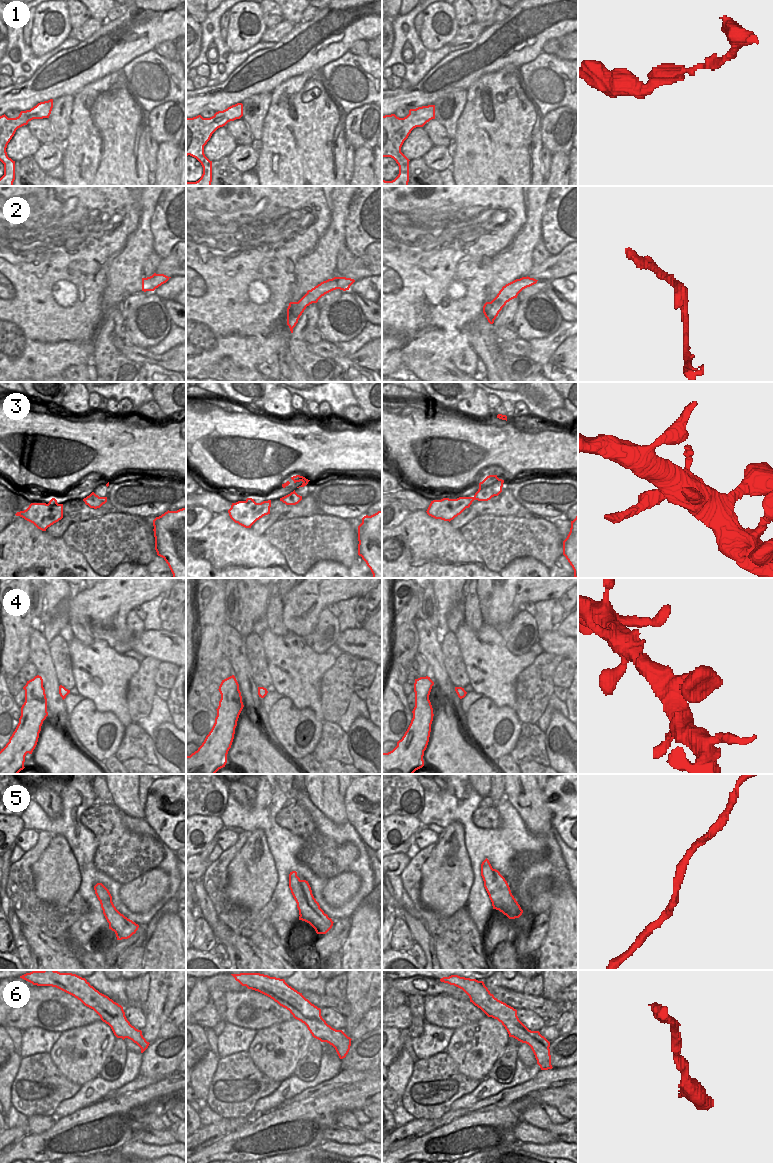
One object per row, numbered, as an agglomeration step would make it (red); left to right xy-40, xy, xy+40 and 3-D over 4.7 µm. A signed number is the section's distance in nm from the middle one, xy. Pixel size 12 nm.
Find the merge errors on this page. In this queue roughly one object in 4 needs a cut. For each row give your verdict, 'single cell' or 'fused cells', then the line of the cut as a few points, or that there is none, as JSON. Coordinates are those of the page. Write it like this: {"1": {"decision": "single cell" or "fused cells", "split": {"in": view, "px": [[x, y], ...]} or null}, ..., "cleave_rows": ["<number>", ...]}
{"1": {"decision": "single cell", "split": null}, "2": {"decision": "single cell", "split": null}, "3": {"decision": "single cell", "split": null}, "4": {"decision": "single cell", "split": null}, "5": {"decision": "single cell", "split": null}, "6": {"decision": "single cell", "split": null}, "cleave_rows": []}

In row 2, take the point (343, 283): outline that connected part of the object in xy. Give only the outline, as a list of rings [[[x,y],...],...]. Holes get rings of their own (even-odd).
[[[334,277],[323,281],[311,290],[308,290],[298,302],[290,302],[287,308],[287,325],[289,326],[291,333],[293,333],[293,328],[298,323],[300,316],[307,306],[312,303],[317,303],[322,296],[333,290],[349,290],[354,282],[355,280],[351,278]]]

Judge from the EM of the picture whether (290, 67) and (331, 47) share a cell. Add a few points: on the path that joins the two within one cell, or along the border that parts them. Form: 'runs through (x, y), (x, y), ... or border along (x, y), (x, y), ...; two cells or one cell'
runs through (300, 59), (313, 47), (321, 47); one cell

